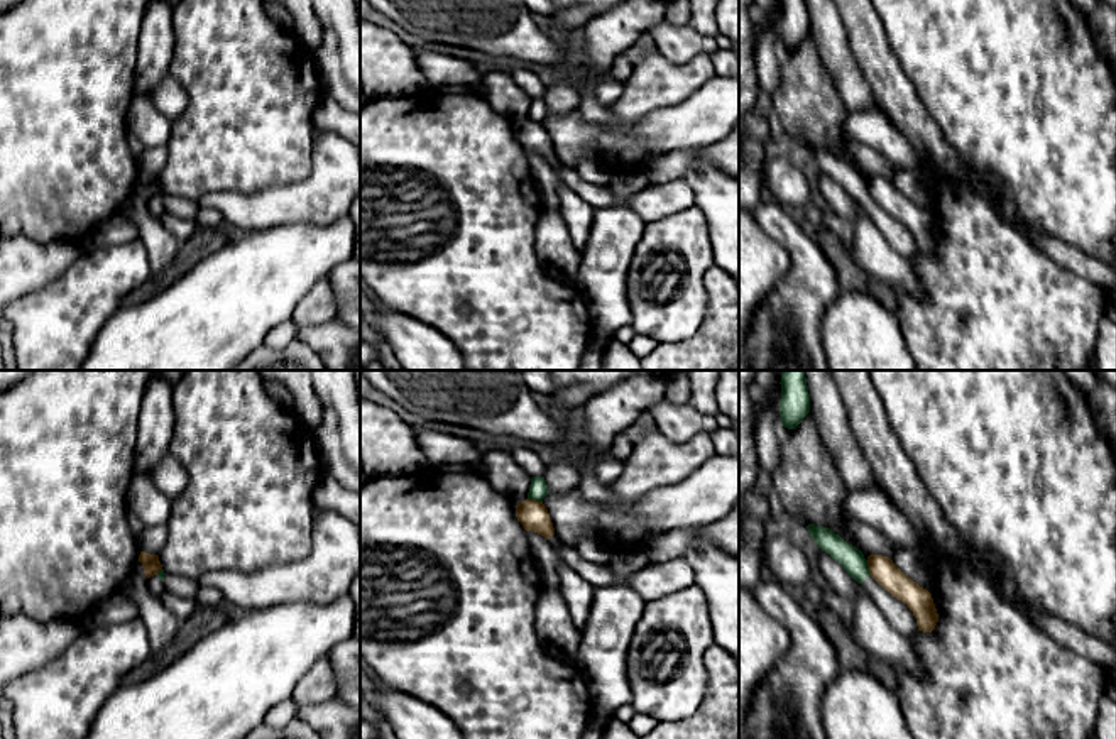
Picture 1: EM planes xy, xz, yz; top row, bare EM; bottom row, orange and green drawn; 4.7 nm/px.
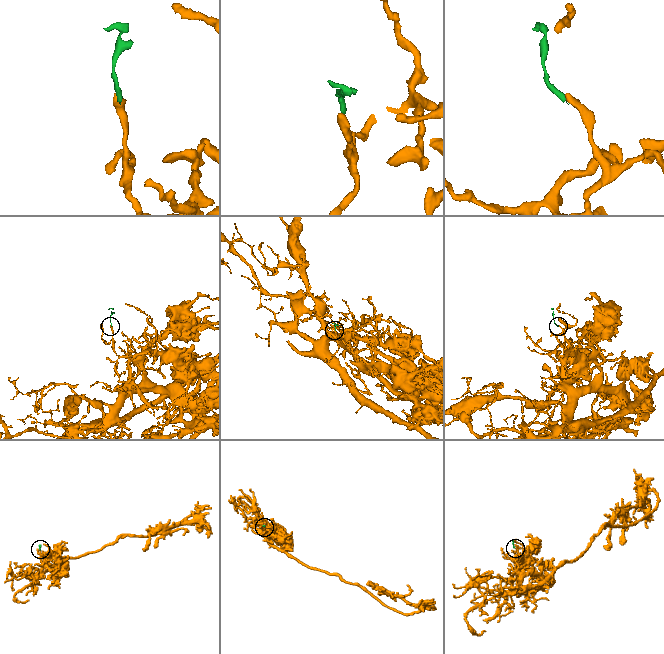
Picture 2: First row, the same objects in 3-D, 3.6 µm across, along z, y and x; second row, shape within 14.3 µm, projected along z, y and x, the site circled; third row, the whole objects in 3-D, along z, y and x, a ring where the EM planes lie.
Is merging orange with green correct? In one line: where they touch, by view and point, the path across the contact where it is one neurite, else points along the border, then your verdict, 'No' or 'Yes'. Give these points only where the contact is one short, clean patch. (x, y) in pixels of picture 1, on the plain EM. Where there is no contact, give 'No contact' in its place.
Touches orange at xz (535, 122). Boundary: xz (528, 119), (541, 124). No

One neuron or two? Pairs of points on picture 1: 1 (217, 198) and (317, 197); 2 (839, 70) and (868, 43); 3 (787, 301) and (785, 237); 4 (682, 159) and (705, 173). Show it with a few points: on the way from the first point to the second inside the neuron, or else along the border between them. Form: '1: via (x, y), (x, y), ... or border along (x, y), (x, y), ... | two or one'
1: via (242, 203), (291, 203) | one
2: border along (842, 17), (847, 46), (871, 92) | two
3: via (798, 286), (798, 252) | one
4: border along (721, 171), (705, 159), (694, 159), (682, 176) | two

